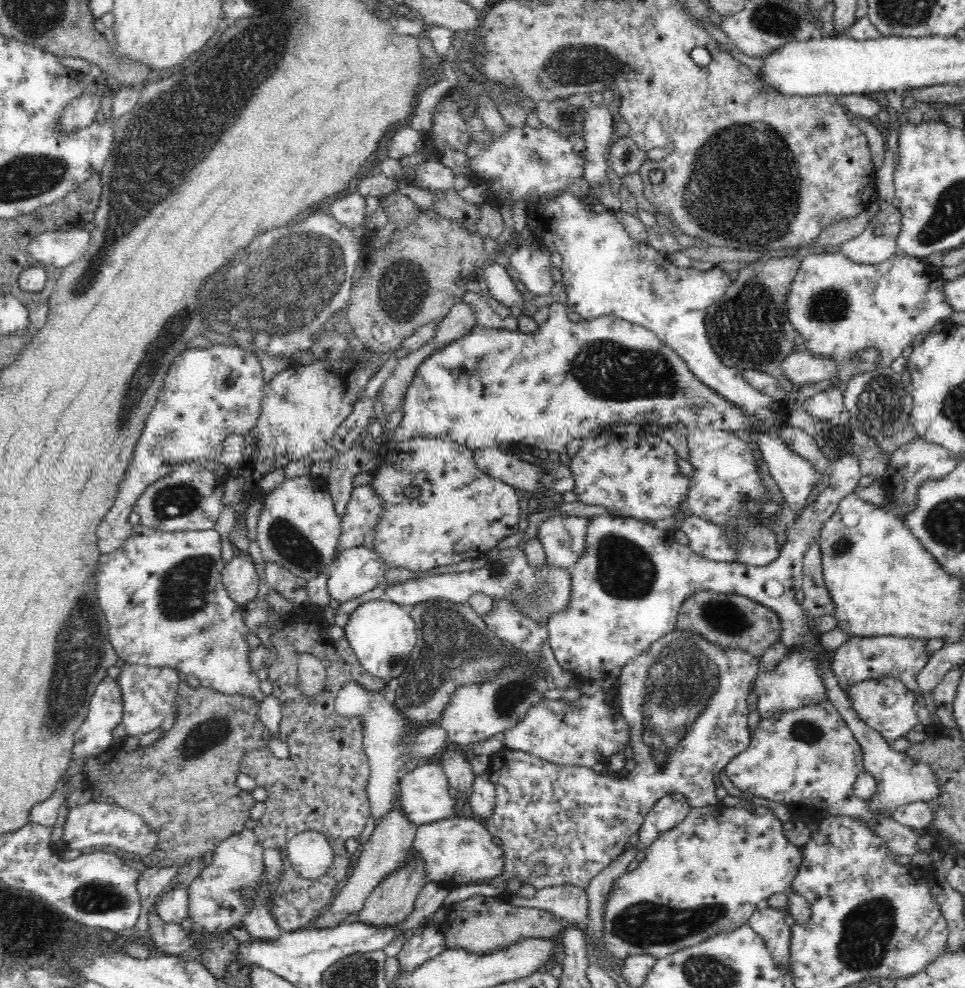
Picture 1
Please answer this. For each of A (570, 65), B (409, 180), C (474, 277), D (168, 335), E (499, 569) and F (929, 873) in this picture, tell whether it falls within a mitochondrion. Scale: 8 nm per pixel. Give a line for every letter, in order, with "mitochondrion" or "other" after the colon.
A: mitochondrion
B: other
C: other
D: mitochondrion
E: mitochondrion
F: other

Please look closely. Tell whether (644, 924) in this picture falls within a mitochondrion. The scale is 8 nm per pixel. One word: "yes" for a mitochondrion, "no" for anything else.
yes

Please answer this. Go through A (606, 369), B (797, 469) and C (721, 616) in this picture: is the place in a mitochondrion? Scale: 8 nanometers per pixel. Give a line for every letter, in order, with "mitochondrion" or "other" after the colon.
A: mitochondrion
B: other
C: mitochondrion

